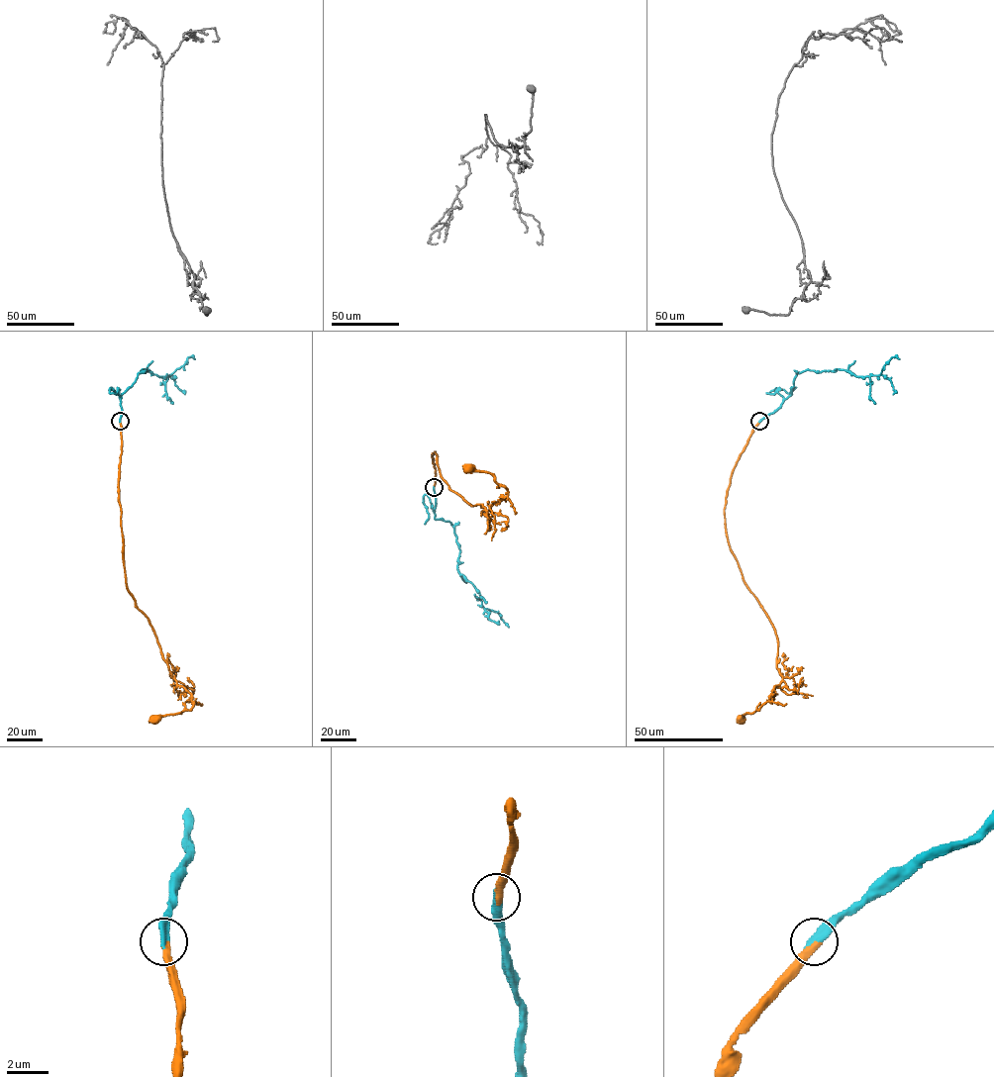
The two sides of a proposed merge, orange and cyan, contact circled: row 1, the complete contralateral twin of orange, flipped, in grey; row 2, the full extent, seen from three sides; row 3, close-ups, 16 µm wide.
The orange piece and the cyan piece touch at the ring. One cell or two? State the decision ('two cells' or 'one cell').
one cell

